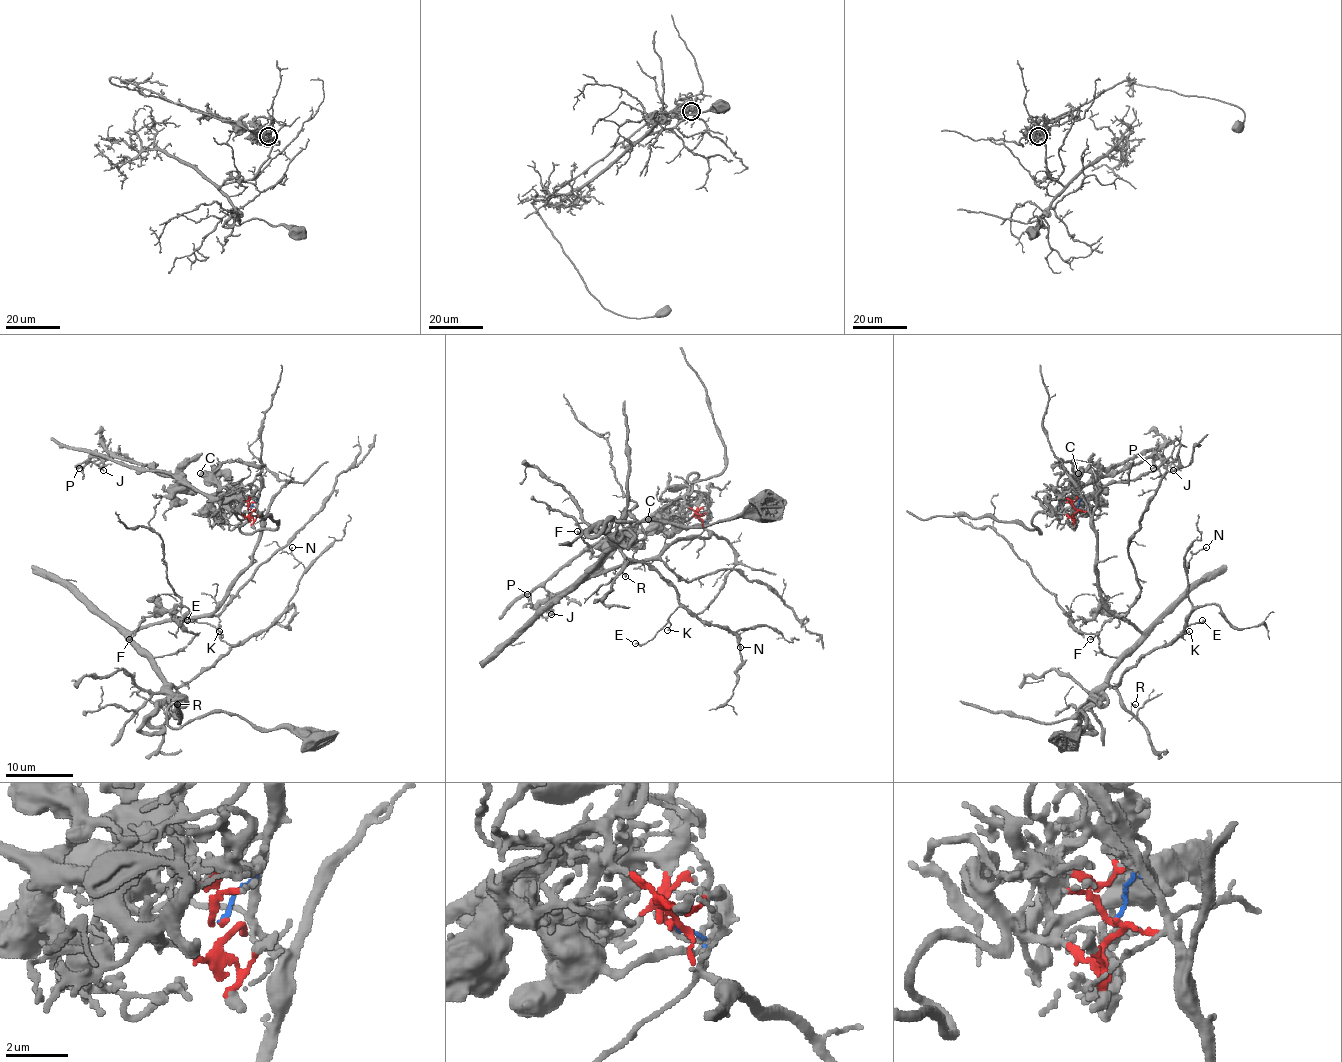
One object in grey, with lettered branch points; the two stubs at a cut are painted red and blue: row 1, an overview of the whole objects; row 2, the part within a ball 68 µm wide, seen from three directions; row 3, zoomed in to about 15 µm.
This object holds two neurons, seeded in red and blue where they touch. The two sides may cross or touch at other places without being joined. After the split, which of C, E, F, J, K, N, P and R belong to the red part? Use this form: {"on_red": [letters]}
{"on_red": ["C", "J", "P"]}

